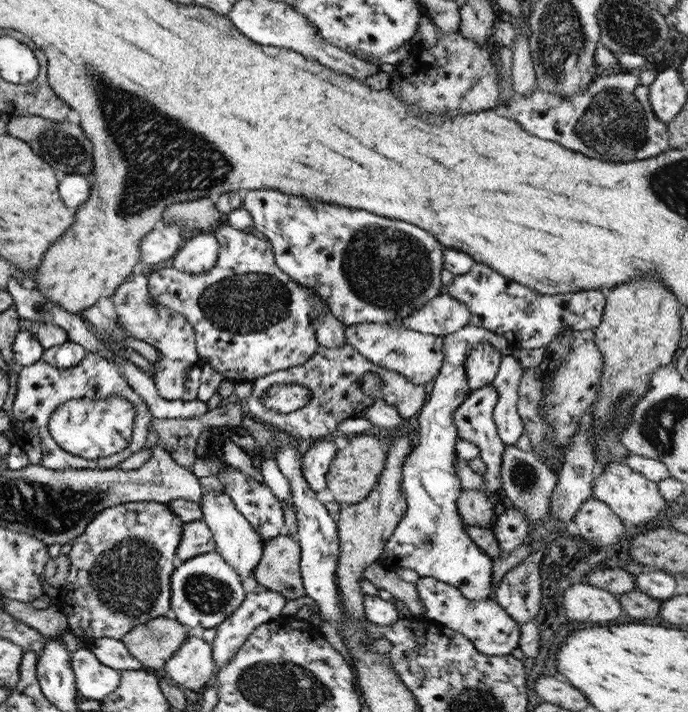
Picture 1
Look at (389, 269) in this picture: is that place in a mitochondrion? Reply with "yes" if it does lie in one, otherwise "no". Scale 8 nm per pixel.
yes

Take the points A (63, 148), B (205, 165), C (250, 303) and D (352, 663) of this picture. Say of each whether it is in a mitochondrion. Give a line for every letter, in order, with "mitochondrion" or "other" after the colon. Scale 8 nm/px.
A: mitochondrion
B: mitochondrion
C: mitochondrion
D: other

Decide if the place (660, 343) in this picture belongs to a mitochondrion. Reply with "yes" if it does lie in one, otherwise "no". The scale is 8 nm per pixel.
no

